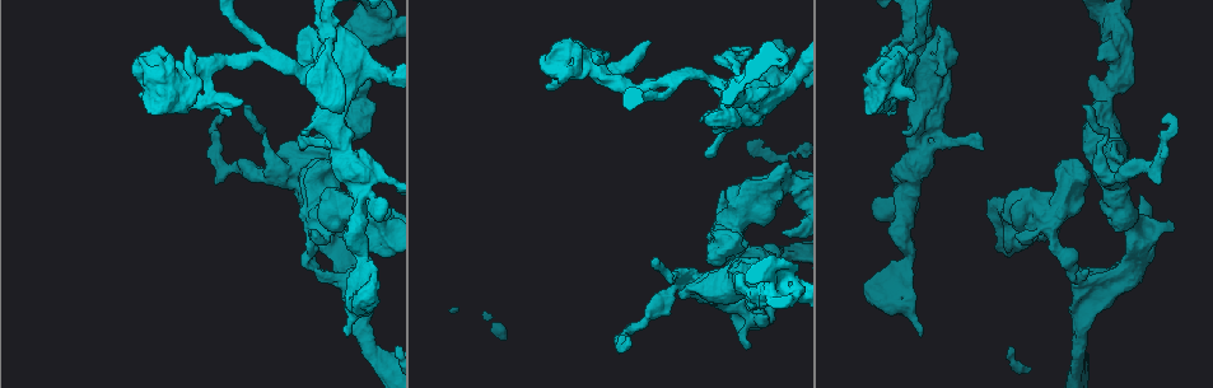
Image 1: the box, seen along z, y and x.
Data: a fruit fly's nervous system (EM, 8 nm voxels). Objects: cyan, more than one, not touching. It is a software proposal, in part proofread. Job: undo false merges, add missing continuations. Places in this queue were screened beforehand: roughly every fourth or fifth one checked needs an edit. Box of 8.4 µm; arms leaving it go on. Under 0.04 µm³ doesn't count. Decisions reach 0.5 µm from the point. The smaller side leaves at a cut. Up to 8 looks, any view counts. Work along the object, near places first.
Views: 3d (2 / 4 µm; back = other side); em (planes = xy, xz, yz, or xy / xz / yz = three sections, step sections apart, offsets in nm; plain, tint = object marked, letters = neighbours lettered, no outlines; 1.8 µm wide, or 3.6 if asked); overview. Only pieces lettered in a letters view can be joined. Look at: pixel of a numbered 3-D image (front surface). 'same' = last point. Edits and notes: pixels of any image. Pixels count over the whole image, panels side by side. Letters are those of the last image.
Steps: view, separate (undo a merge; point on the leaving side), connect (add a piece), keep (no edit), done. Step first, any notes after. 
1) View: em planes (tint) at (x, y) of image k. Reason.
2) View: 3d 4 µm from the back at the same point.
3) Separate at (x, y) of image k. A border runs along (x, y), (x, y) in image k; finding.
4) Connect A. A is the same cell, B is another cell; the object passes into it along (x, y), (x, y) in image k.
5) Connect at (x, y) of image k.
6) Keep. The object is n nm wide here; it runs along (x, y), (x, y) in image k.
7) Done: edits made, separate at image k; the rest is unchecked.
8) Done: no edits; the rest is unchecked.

View: em planes (tint) at (217, 115) of image 1. Long arm stops here.

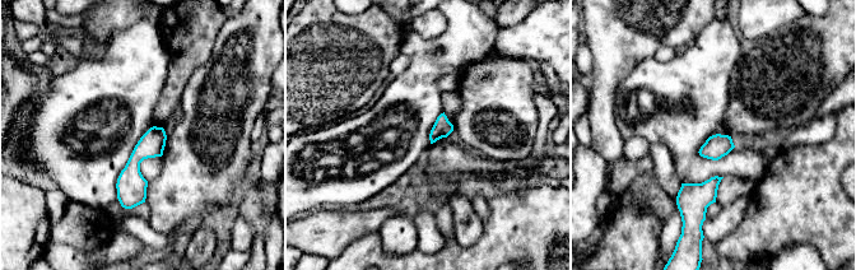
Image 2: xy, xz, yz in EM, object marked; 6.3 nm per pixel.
View: em planes (letters) at the same point.

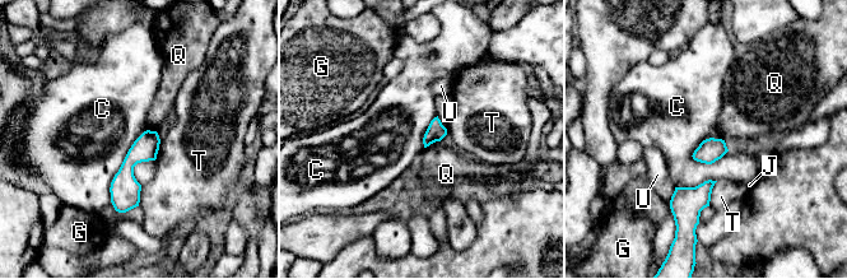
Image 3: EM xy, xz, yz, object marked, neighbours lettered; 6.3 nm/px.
Keep. The longest contact is with C, 500 nm; C, G, J, Q, T and U are other cells; it runs along (153, 134), (128, 164), (121, 209) in image 3; no lettered piece goes on from it.

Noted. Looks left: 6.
View: em planes (tint) at (734, 112) of image 1. Thin neck.

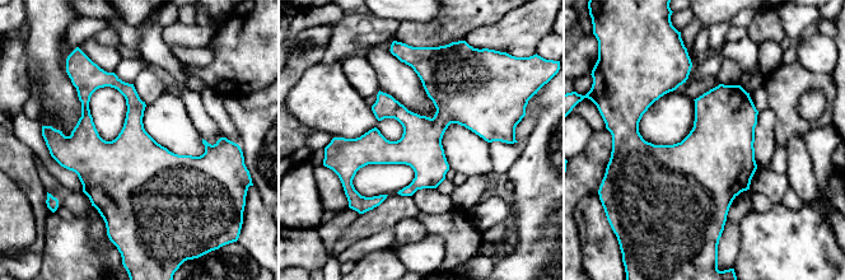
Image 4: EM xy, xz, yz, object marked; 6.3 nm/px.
View: em planes (letters) at the same point.

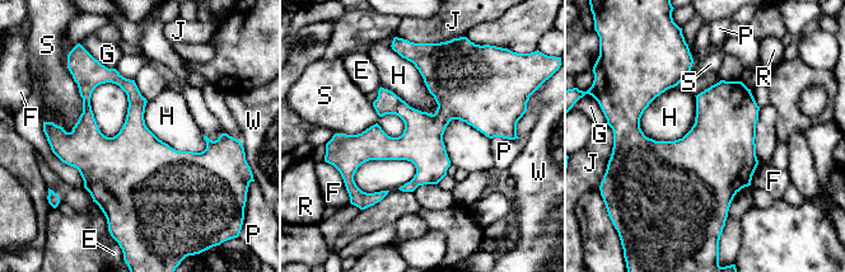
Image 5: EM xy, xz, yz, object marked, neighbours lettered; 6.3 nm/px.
Keep. The longest contact is with H, 420 nm; E, F, G, H, J, P, R, S and W are other cells; it runs along (416, 61), (443, 116), (405, 188) in image 5; one neuron here.

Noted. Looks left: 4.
View: 3d 4 µm at (379, 30) of image 1. Sharp bend.

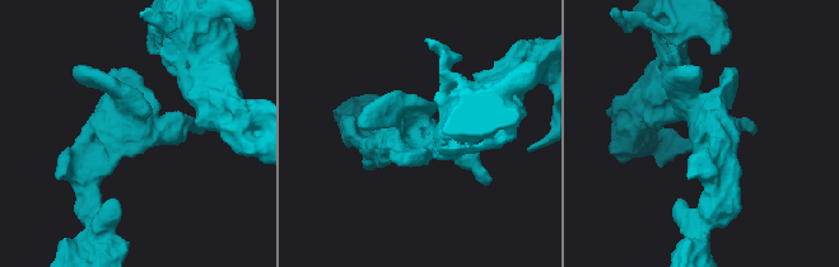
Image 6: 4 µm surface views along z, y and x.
View: em xy step 8 (letters) at (132, 132) of image 6.

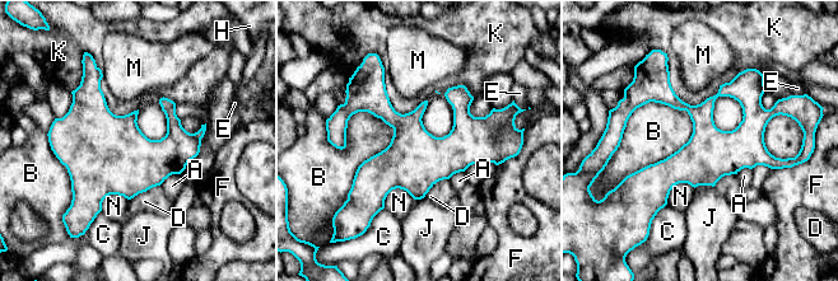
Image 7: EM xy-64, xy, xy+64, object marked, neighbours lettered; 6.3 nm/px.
Keep. The object is 320 nm wide here; the longest contact is with B, 600 nm; A, B, C, D, E, F, H, J, K, M and N are other cells; continuous, no second neuron.

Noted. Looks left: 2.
Done: no edits; the rest is unchecked.

